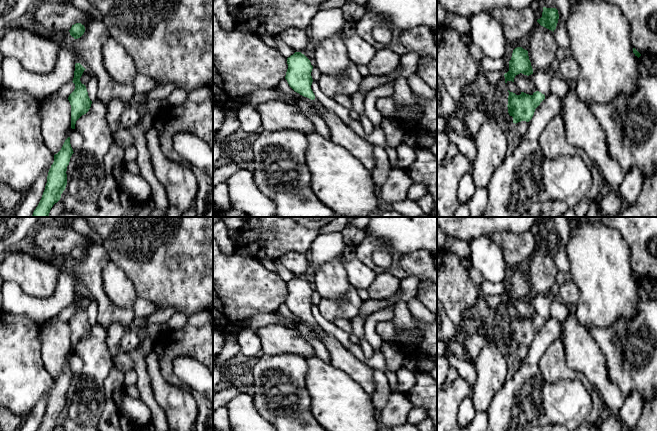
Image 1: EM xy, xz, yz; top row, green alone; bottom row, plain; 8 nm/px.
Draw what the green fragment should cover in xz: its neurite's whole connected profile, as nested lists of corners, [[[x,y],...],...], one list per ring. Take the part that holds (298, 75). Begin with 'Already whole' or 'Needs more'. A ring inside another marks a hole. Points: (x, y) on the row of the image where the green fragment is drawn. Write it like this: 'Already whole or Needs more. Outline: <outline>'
Needs more. Outline: [[[295,52],[287,58],[287,64],[285,79],[289,86],[300,95],[313,100],[316,108],[322,108],[311,89],[313,66],[310,60],[301,52]]]

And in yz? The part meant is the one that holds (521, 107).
Already whole. Outline: [[[509,90],[508,92],[508,113],[513,117],[513,123],[515,124],[521,121],[529,122],[534,115],[535,109],[545,99],[545,95],[539,91],[534,92],[532,95],[524,92],[516,95]]]

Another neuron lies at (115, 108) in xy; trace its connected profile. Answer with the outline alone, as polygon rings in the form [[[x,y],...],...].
[[[113,99],[107,104],[107,122],[112,133],[123,128],[120,124],[120,118],[126,108],[126,104],[118,99]]]

